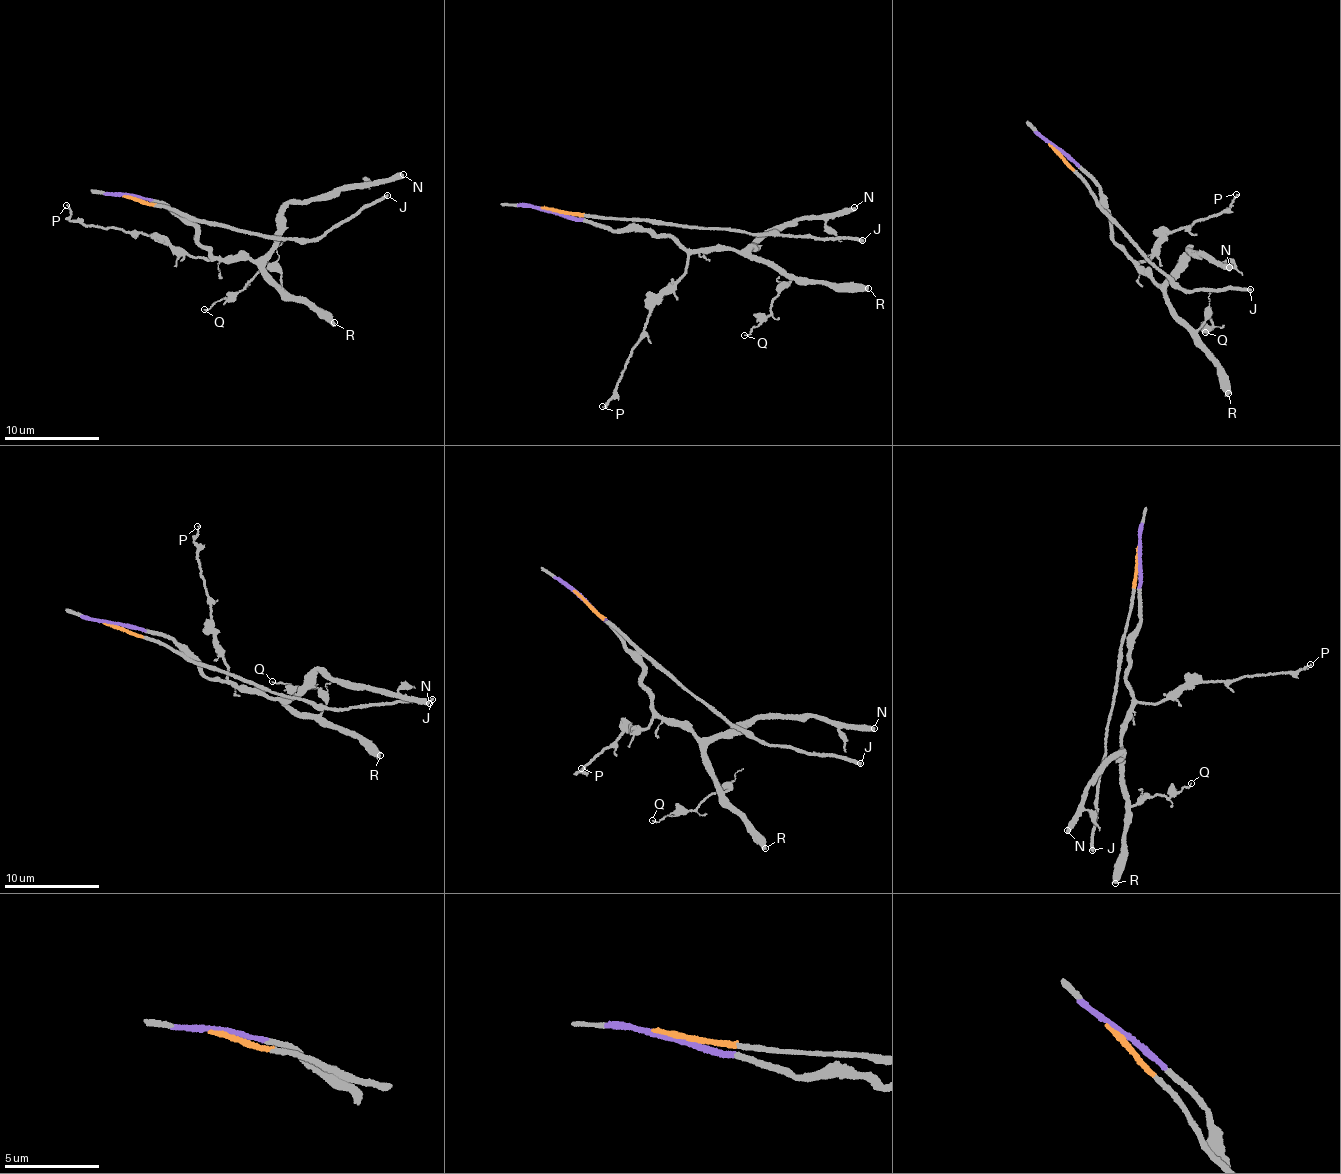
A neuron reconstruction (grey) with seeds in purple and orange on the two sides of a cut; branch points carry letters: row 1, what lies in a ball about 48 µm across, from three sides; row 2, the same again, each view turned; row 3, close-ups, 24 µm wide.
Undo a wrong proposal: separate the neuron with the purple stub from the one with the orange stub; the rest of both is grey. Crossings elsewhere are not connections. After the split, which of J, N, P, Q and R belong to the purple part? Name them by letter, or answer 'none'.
N, P, Q, R

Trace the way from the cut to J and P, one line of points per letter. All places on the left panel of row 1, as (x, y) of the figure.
J: (130, 197), (178, 208), (243, 230), (306, 239), (326, 235), (387, 194)
P: (129, 197), (161, 200), (178, 212), (195, 227), (209, 260), (138, 232), (73, 222), (66, 205)

